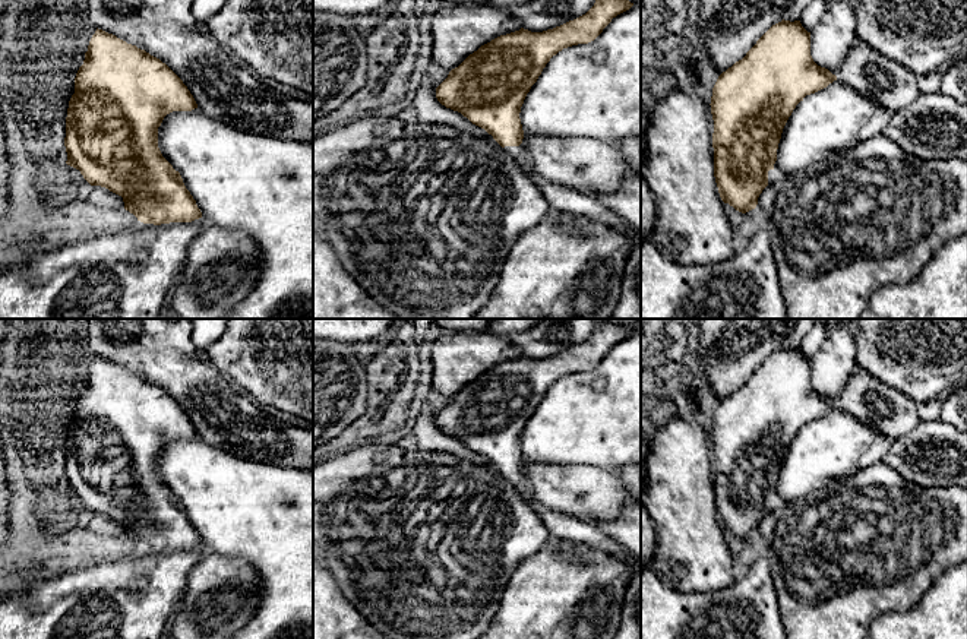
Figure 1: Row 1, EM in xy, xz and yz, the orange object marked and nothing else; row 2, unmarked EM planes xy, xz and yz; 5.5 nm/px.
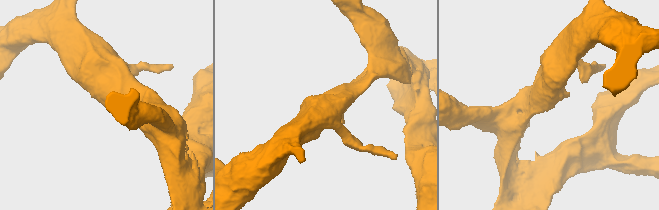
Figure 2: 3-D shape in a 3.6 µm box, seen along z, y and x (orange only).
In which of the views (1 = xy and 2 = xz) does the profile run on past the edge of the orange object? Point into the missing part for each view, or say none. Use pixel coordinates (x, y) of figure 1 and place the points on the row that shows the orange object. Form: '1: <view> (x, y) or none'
1: none
2: xz (518, 152)

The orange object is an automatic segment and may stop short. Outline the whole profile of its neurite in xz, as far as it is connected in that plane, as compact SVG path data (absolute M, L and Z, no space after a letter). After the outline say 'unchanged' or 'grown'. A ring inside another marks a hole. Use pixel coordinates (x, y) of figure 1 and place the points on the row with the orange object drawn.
M595 0L582 16L553 29L500 35L470 54L436 88L437 101L484 129L540 186L531 156L522 143L521 107L546 64L563 48L588 44L617 15L633 6L629 0Z | grown

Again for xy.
M102 29L92 35L83 64L75 77L75 94L69 101L64 146L66 164L79 170L91 186L101 186L123 197L124 209L143 224L192 222L202 218L196 200L186 189L178 171L158 148L158 127L173 111L192 111L197 104L183 80L159 58Z | unchanged

